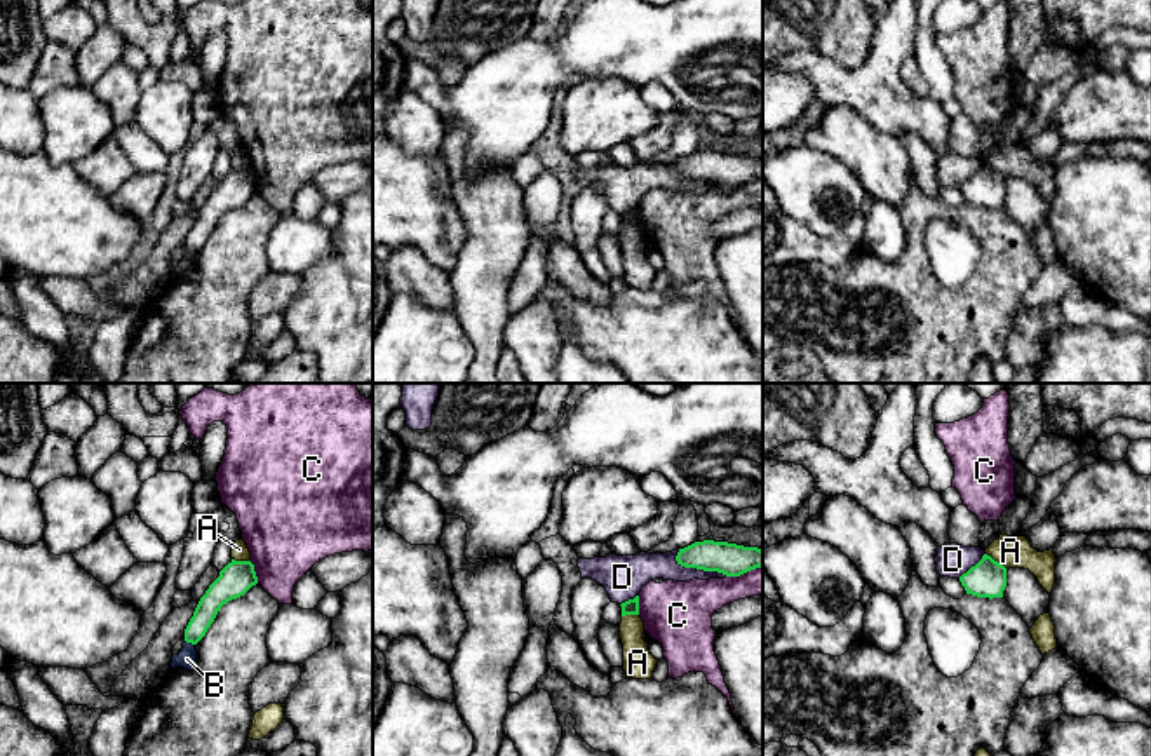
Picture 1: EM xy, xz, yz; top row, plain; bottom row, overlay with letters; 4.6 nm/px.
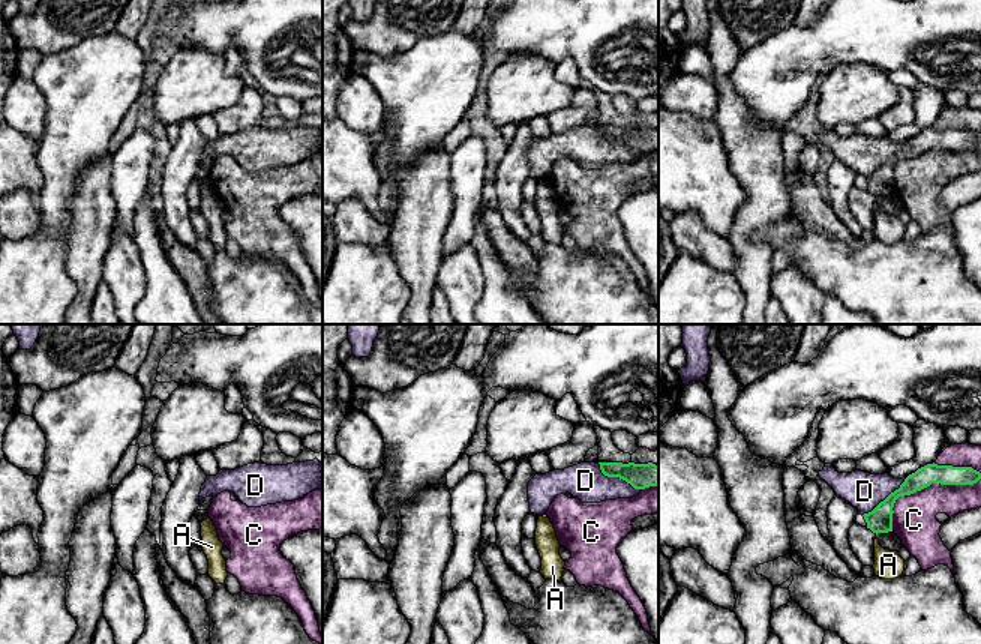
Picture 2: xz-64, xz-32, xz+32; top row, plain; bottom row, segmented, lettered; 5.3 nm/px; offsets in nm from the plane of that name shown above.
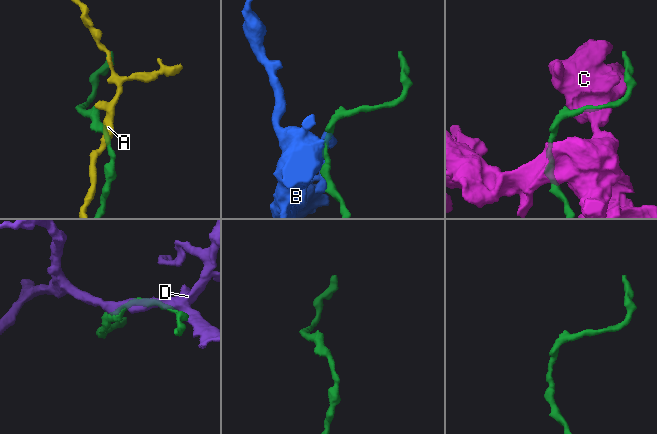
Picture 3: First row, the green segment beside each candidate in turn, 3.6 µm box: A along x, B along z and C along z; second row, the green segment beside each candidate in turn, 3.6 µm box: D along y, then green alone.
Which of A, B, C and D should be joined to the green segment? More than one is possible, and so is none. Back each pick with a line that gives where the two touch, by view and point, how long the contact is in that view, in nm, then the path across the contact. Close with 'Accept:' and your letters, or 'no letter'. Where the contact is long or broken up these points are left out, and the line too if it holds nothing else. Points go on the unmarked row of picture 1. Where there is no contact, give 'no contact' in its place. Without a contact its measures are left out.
Accept: no letter

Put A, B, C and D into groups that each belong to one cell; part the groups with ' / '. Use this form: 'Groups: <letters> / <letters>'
Groups: A / B / C / D

